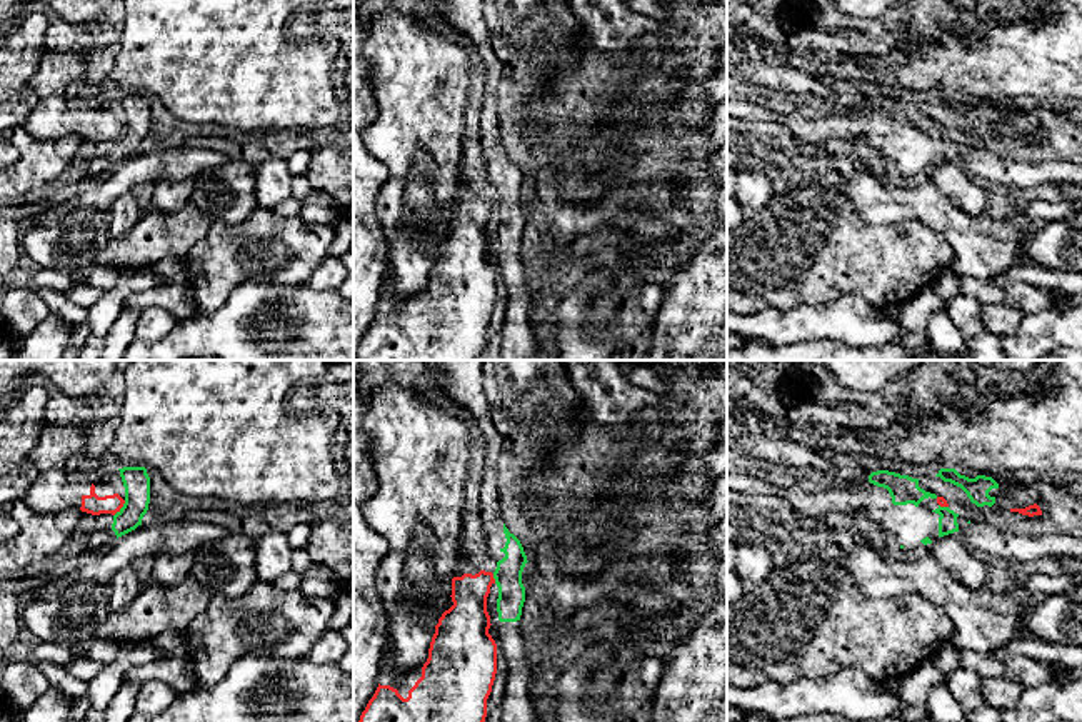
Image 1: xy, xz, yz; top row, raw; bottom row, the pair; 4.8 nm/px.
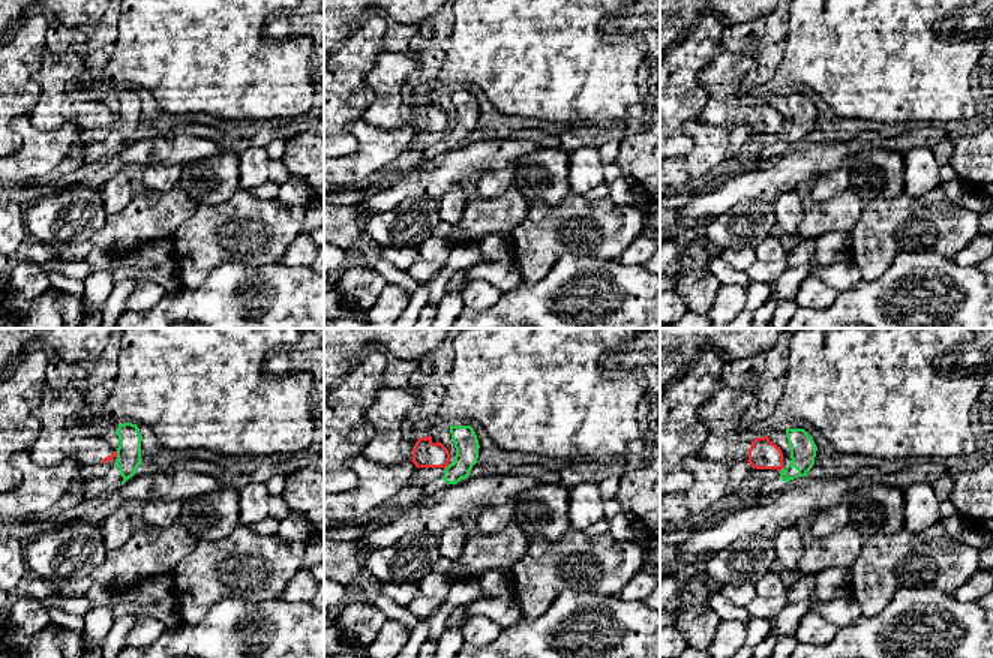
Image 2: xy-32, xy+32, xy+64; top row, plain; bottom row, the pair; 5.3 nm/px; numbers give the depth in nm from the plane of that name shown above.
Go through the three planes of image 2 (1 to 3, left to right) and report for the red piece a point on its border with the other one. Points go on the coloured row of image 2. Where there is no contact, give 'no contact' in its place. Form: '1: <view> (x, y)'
1: xy-32 (117, 454)
2: xy+32 (446, 468)
3: no contact

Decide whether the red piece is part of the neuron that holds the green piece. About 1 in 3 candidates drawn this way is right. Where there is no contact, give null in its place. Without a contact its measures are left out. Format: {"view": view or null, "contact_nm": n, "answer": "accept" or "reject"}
{"view": "xy", "contact_nm": 100, "answer": "reject"}

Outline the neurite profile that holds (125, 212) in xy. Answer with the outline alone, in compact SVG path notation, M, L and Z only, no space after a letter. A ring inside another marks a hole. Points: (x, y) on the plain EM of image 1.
M135 193L120 195L108 210L110 238L122 238L135 227L142 217L142 210Z

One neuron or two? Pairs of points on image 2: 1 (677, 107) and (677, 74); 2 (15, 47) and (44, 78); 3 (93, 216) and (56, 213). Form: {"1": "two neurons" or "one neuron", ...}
{"1": "one neuron", "2": "two neurons", "3": "one neuron"}

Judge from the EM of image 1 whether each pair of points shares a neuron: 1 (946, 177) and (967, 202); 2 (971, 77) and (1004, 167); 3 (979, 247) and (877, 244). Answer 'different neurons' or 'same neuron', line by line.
1: same neuron
2: different neurons
3: different neurons

